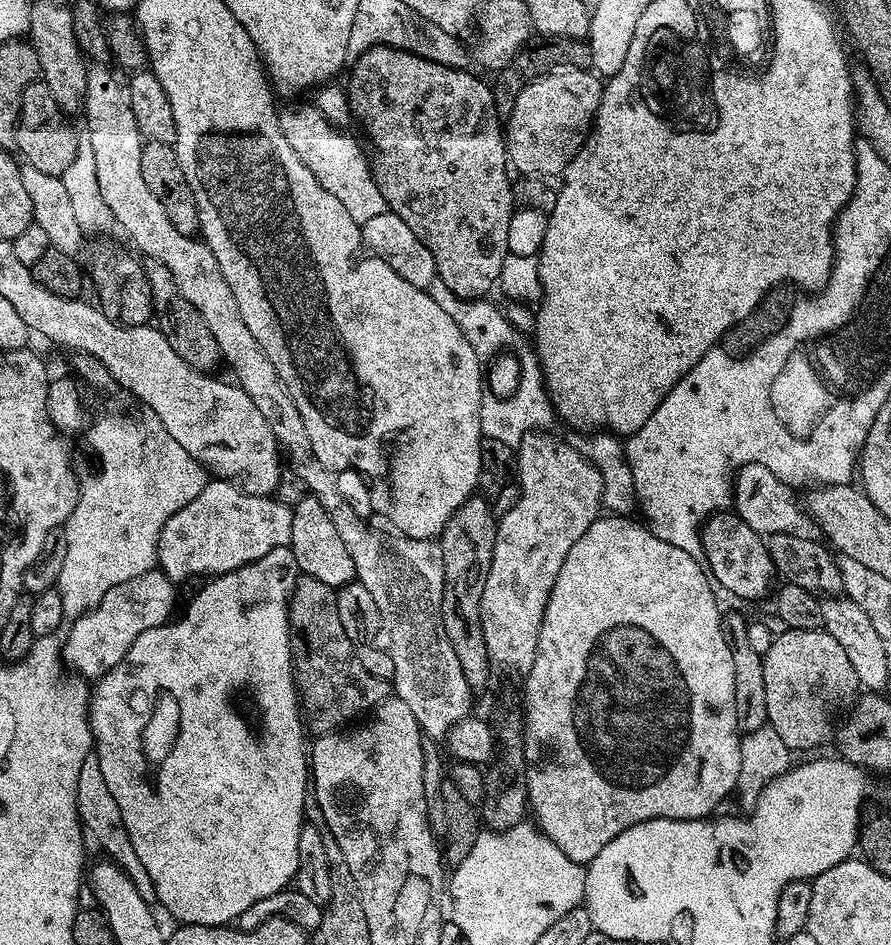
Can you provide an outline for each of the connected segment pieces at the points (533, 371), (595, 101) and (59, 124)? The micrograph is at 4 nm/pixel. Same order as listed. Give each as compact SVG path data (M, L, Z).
M528 350L525 356L519 357L520 362L520 389L512 396L503 398L491 394L485 395L480 411L480 434L485 440L501 440L514 450L519 449L520 440L531 432L542 432L551 428L556 422L555 408L551 396L548 394L547 385L544 383L544 370L536 358L535 351Z
M558 66L531 77L516 96L514 110L506 118L506 151L509 165L520 176L549 182L563 177L568 164L584 145L600 105L602 80L595 71Z
M37 82L22 90L22 106L20 117L16 123L15 151L24 164L34 166L34 170L42 170L42 174L61 177L69 169L78 150L78 134L68 125L69 117L54 102L54 94L50 94L50 86Z

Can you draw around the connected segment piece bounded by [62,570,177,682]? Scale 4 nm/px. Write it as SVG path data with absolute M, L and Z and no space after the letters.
M153 570L130 578L130 582L114 586L114 590L106 590L102 602L98 602L77 620L71 621L67 629L68 637L62 640L63 663L67 667L69 664L78 675L85 676L80 677L85 681L99 681L100 677L126 658L138 634L154 630L173 619L176 588L177 585L165 578L163 572Z

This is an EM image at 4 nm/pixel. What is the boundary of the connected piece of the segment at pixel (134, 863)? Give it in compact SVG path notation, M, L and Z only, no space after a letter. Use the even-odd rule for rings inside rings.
M94 752L87 756L86 761L82 764L82 769L79 771L76 801L78 802L81 825L91 836L91 839L93 836L99 846L109 855L107 857L123 869L125 876L132 881L142 900L149 906L155 905L157 892L154 890L154 884L150 879L150 874L146 873L145 866L139 861L134 846L131 845L130 836L121 822L121 811L118 809L113 794L107 789L106 778L102 775L102 768Z

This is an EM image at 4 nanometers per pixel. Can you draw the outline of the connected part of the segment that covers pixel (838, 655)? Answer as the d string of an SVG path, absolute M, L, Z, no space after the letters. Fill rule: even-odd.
M790 628L782 634L775 635L771 642L762 656L767 723L793 752L816 748L833 737L836 728L834 722L838 714L855 705L861 691L858 674L854 674L854 666L850 666L846 650L823 628L814 631Z

